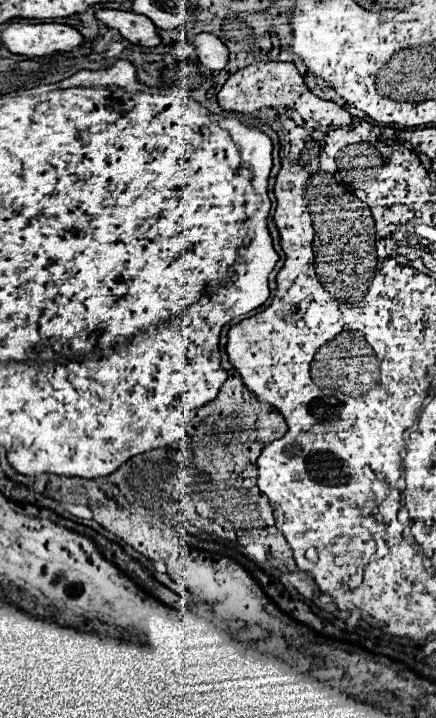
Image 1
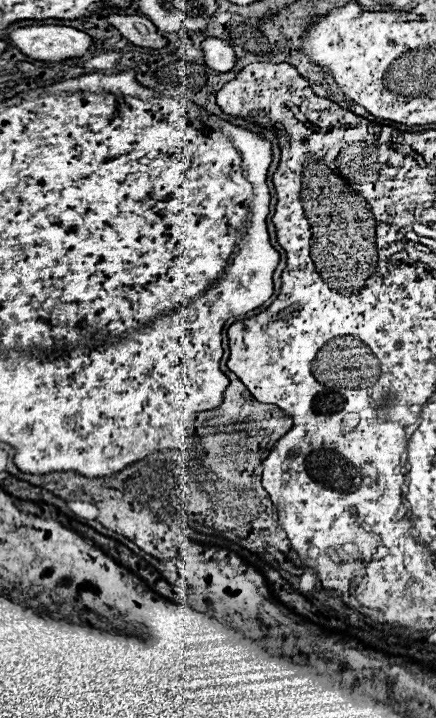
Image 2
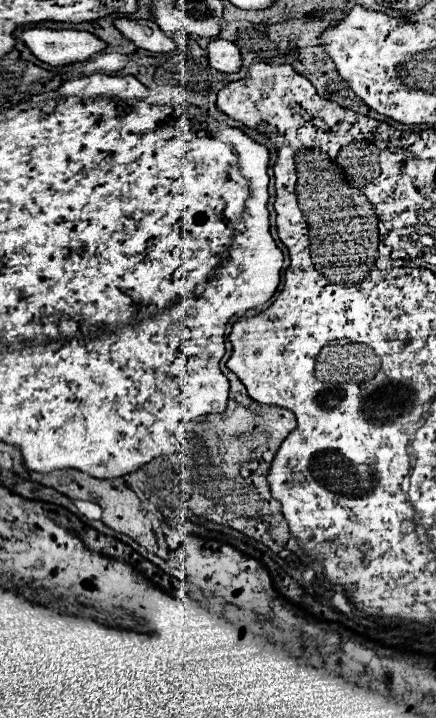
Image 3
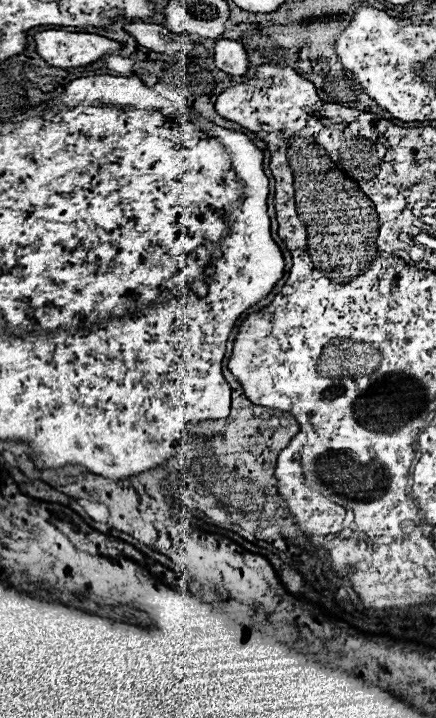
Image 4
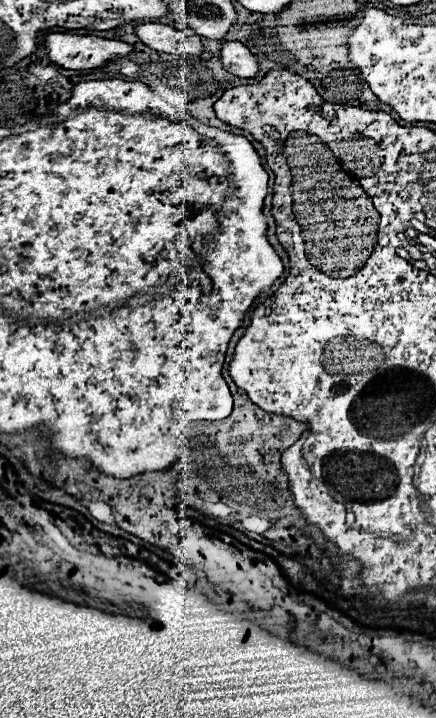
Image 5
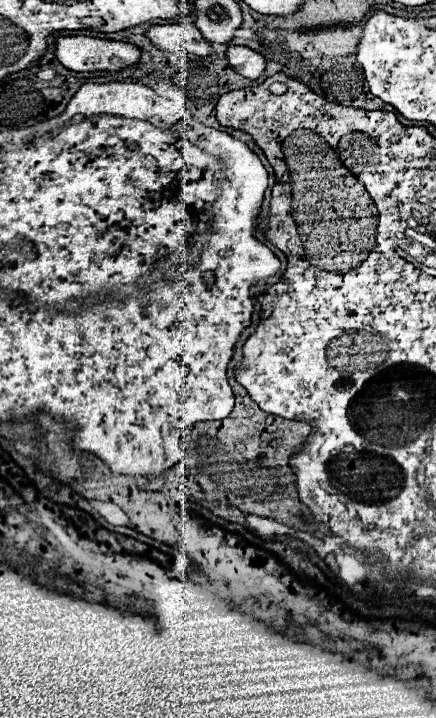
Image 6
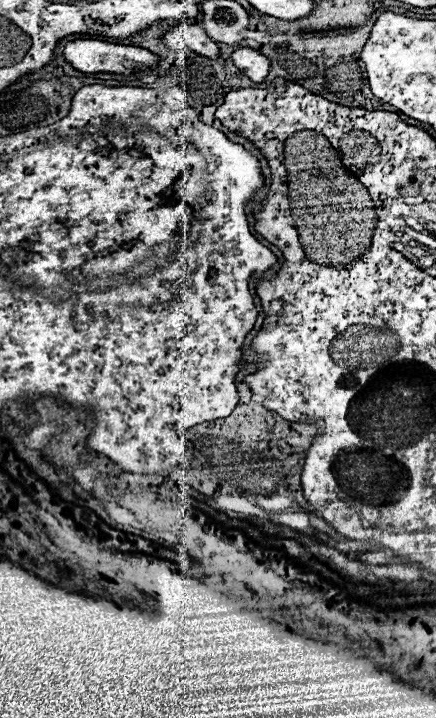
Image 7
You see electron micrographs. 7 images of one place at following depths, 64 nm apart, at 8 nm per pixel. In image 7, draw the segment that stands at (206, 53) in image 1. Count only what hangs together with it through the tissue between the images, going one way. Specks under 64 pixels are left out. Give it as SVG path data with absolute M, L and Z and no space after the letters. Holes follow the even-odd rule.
M236 48L232 52L232 62L244 76L254 82L264 82L270 72L270 60L262 52L252 48Z

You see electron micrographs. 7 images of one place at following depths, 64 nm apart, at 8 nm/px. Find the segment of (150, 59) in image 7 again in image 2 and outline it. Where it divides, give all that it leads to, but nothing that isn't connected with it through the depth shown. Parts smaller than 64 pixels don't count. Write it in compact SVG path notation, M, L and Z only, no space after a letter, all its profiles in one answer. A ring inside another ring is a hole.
M54 24L14 28L8 34L8 42L26 56L50 62L84 56L94 44L88 34L70 26Z

